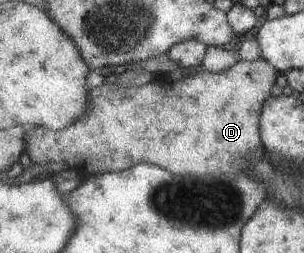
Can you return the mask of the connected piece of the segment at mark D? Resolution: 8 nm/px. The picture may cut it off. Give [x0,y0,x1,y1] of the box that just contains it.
[25,58,280,178]

